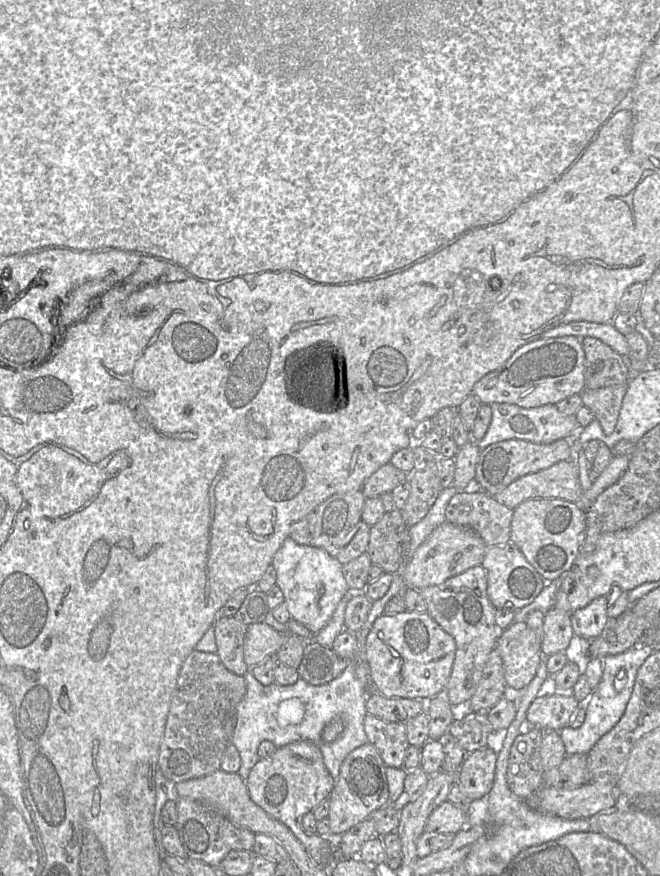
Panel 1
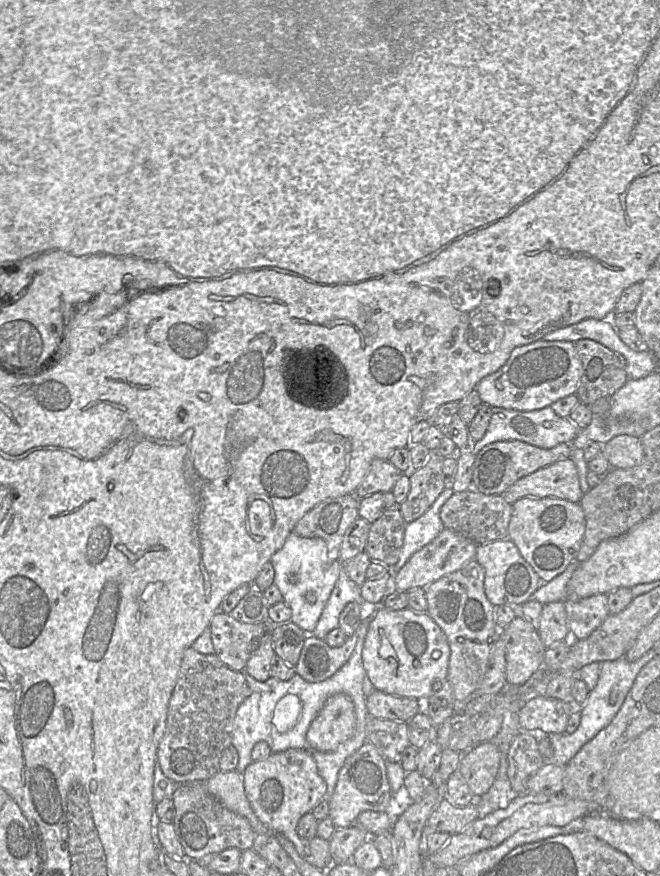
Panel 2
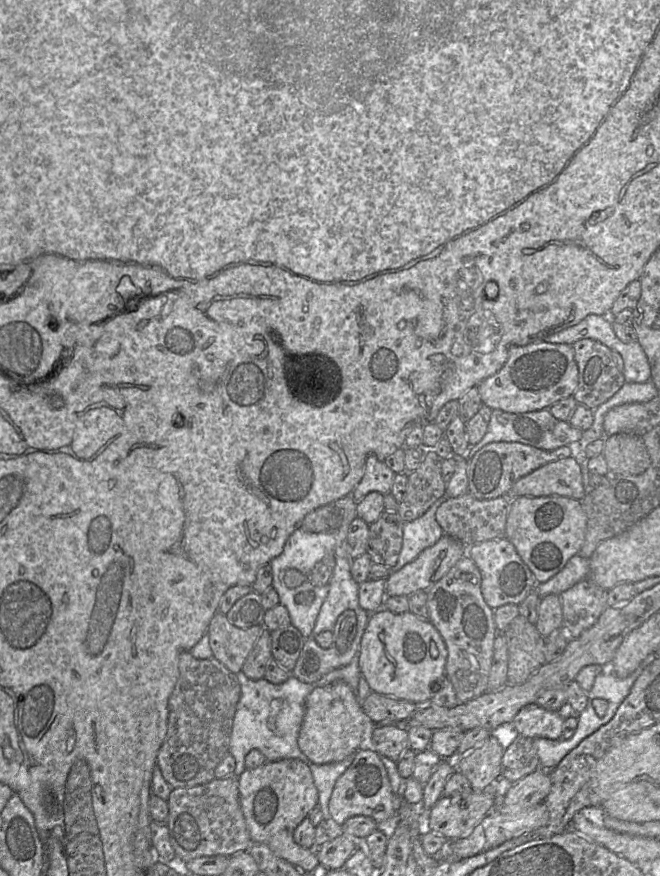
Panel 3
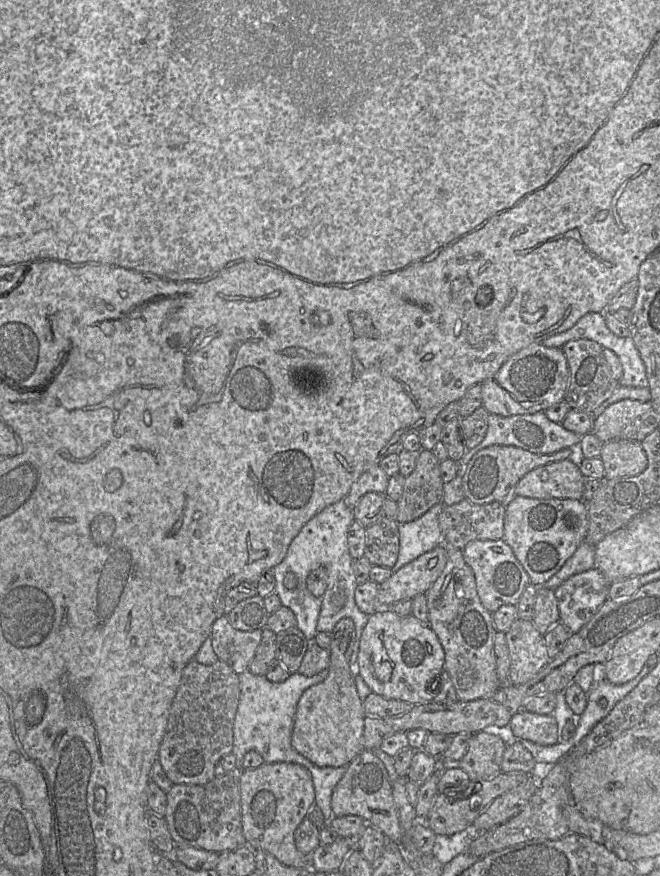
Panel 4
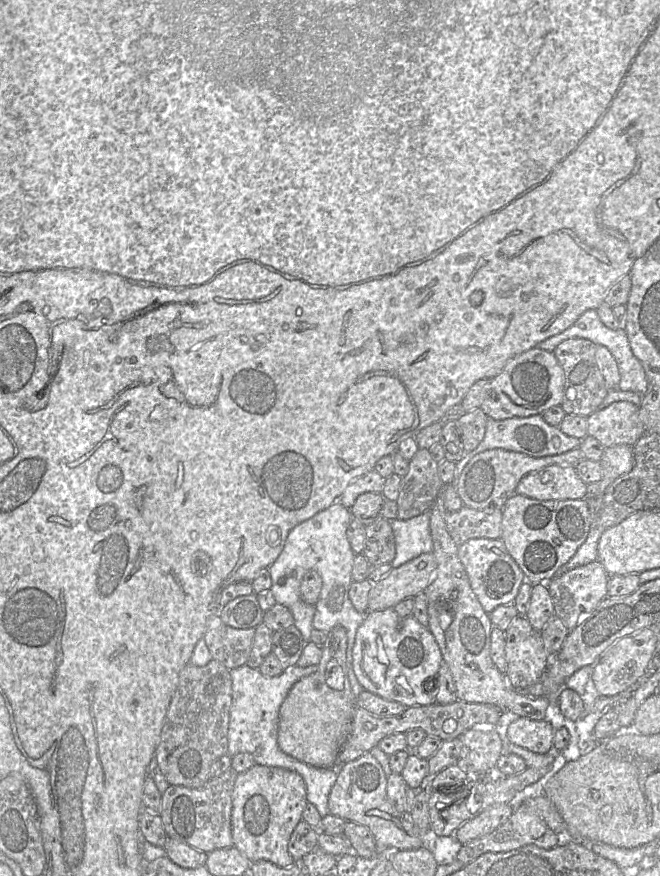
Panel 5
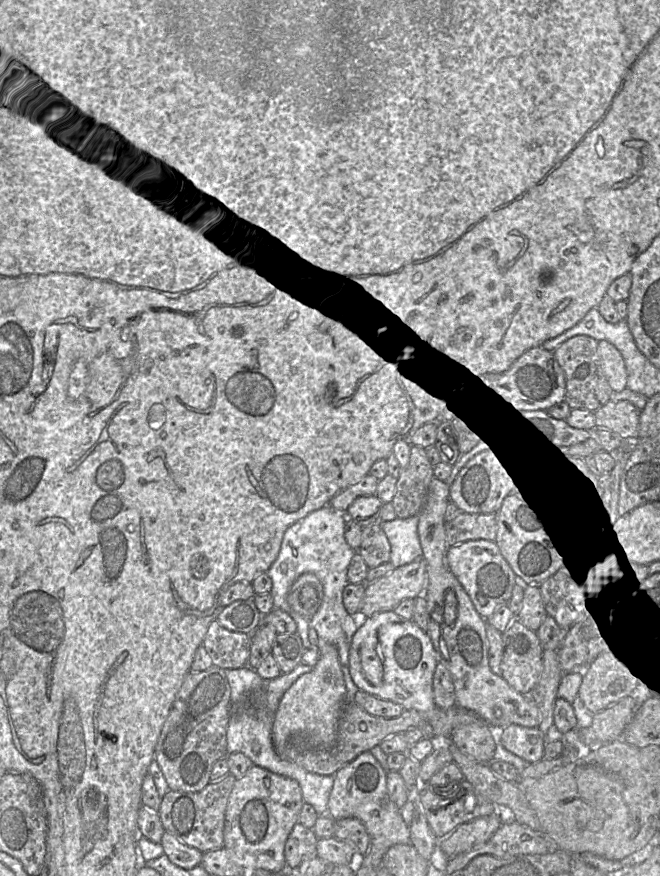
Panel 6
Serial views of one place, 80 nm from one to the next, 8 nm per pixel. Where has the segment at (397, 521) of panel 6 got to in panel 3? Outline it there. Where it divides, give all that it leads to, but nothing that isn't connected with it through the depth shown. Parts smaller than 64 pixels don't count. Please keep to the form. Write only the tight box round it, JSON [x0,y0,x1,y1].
[391,494,448,572]

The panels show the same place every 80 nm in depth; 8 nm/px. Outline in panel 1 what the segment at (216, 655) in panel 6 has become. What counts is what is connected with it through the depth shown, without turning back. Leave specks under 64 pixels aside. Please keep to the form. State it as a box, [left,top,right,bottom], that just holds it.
[215,615,248,676]

